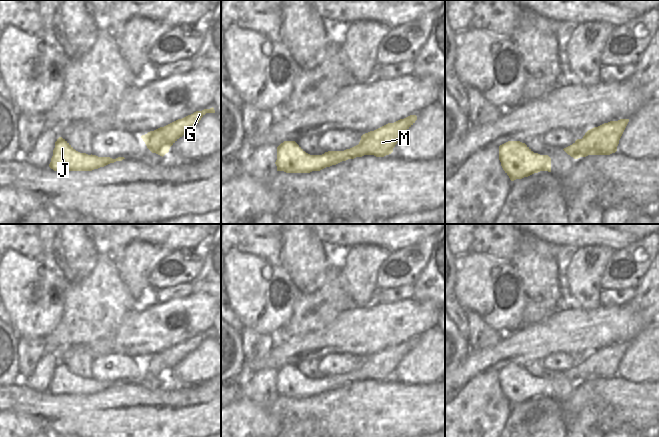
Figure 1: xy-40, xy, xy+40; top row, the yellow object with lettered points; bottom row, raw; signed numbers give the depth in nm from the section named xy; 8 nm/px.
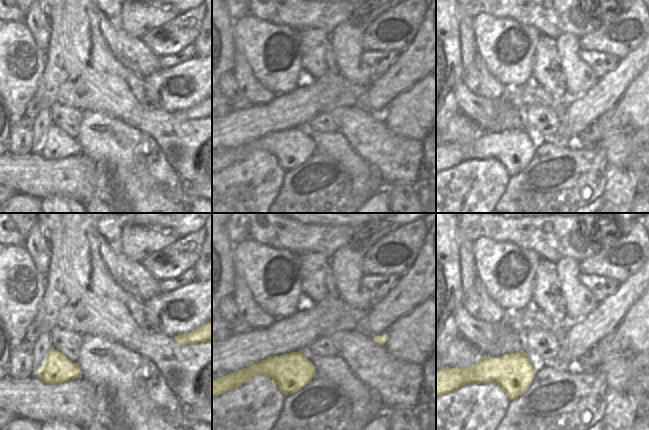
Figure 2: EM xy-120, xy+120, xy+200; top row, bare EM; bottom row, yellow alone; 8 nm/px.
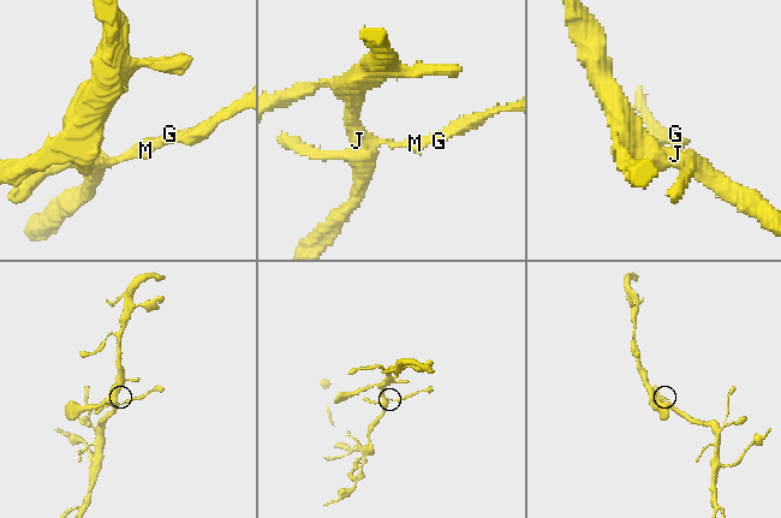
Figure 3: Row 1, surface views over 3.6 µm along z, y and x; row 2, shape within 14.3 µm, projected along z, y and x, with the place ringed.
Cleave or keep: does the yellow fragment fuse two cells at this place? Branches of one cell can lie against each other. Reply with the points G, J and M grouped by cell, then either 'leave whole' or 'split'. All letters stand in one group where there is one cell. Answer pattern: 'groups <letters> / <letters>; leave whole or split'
groups G J M; leave whole

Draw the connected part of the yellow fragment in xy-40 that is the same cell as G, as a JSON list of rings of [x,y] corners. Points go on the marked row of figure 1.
[[[214,108],[196,111],[182,119],[178,119],[164,127],[160,127],[154,131],[150,131],[141,138],[145,142],[147,148],[160,156],[164,156],[169,152],[170,147],[183,135],[185,135],[192,127],[197,125],[206,113],[215,113]]]

